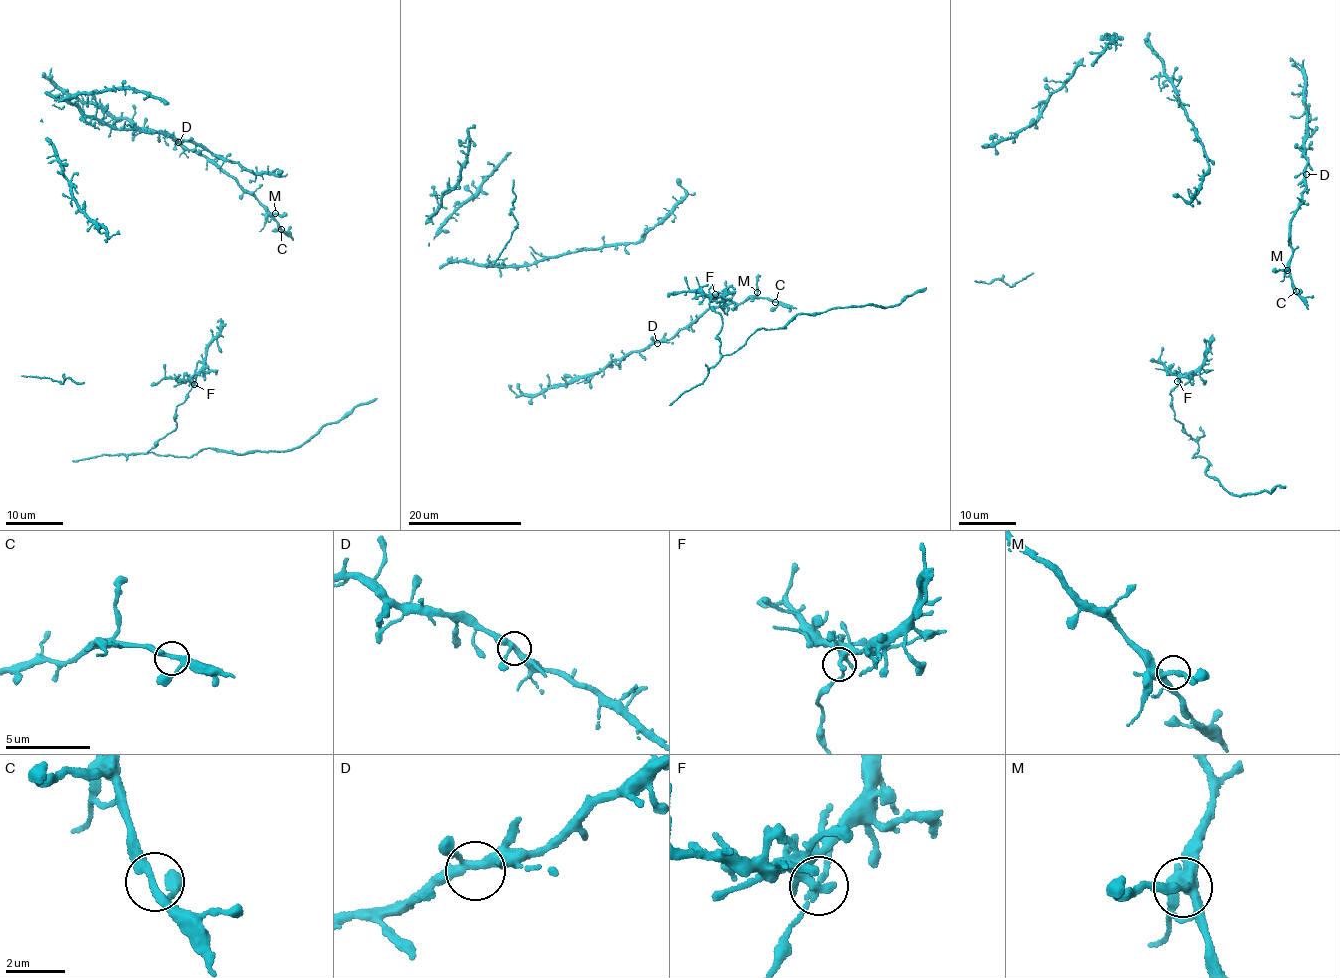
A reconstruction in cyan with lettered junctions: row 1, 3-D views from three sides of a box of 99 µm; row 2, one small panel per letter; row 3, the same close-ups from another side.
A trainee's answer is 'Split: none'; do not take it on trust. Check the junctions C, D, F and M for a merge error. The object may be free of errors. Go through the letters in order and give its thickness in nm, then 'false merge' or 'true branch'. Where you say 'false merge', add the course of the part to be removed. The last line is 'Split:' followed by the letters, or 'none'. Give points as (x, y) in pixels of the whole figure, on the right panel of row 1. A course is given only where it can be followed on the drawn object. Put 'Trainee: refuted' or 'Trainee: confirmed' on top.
Trainee: refuted
C: 240 nm thick; true branch
D: 280 nm thick; true branch
F: 240 nm thick; false merge; foreign part runs (1177, 381), (1202, 364), (1209, 344), (1204, 339)
M: 240 nm thick; true branch
Split: F

